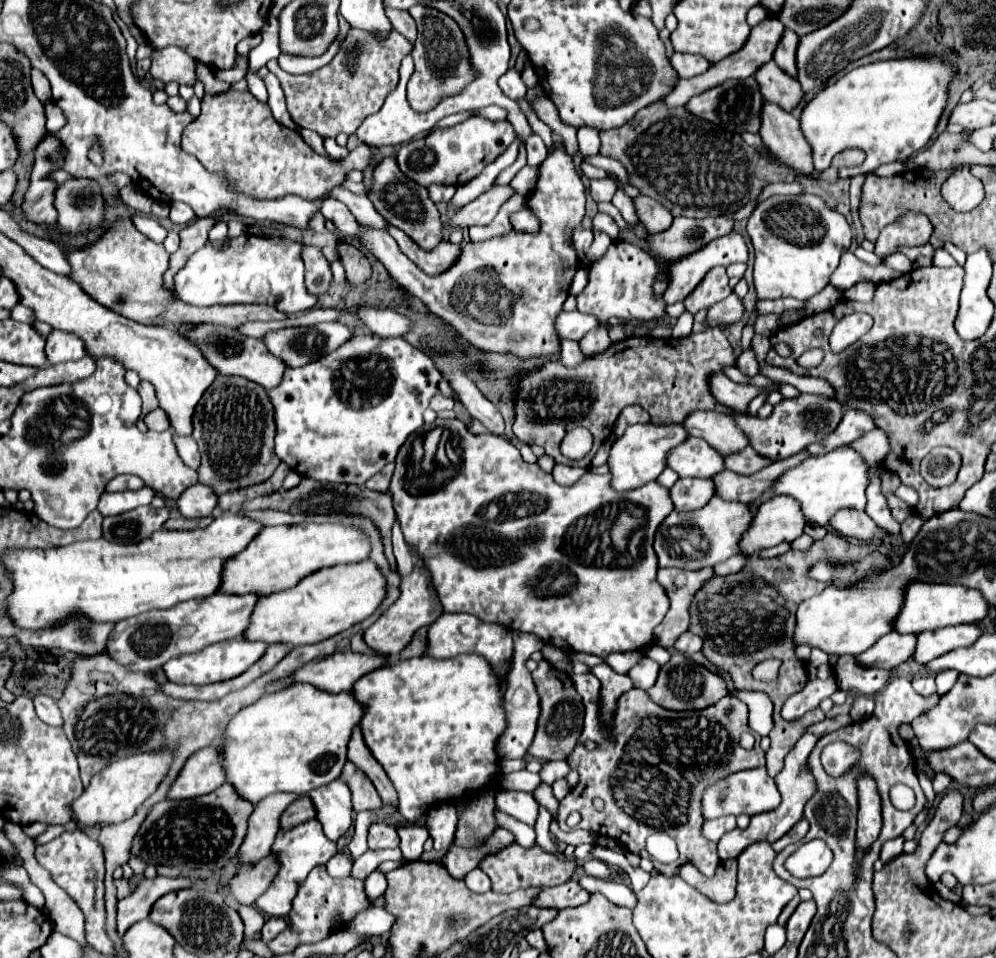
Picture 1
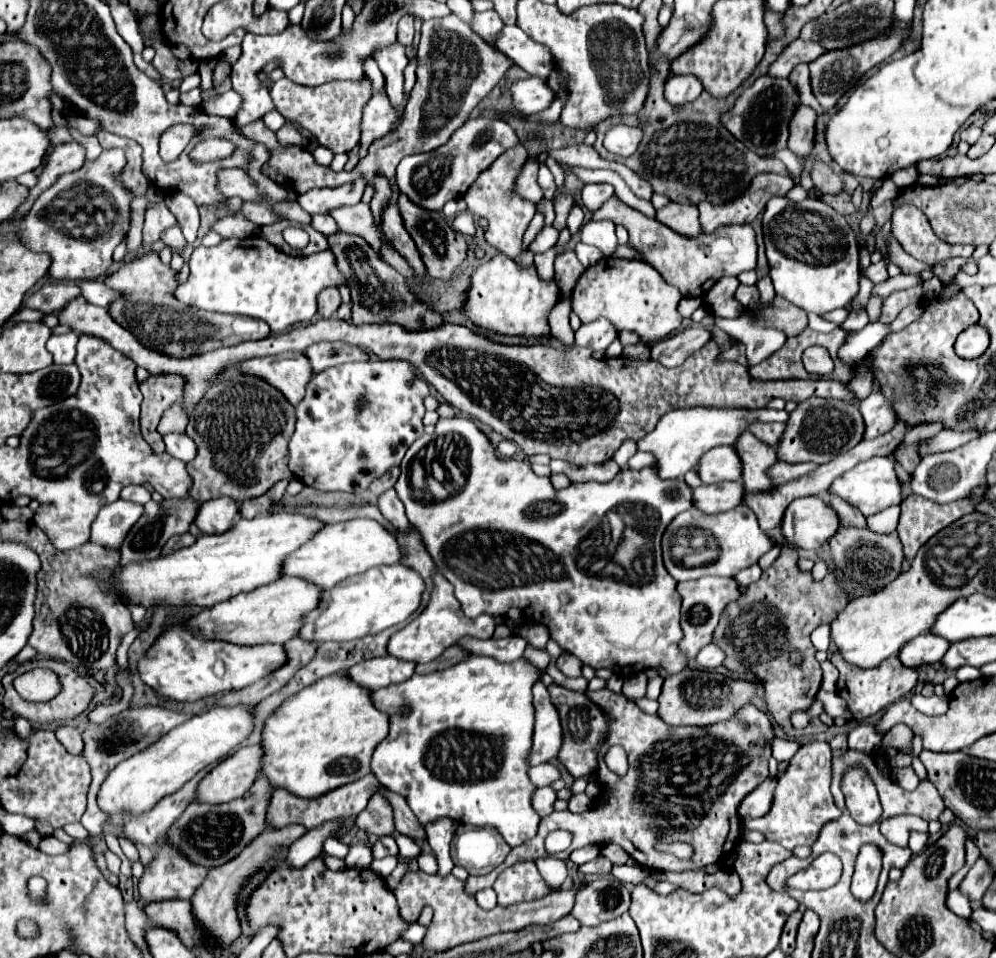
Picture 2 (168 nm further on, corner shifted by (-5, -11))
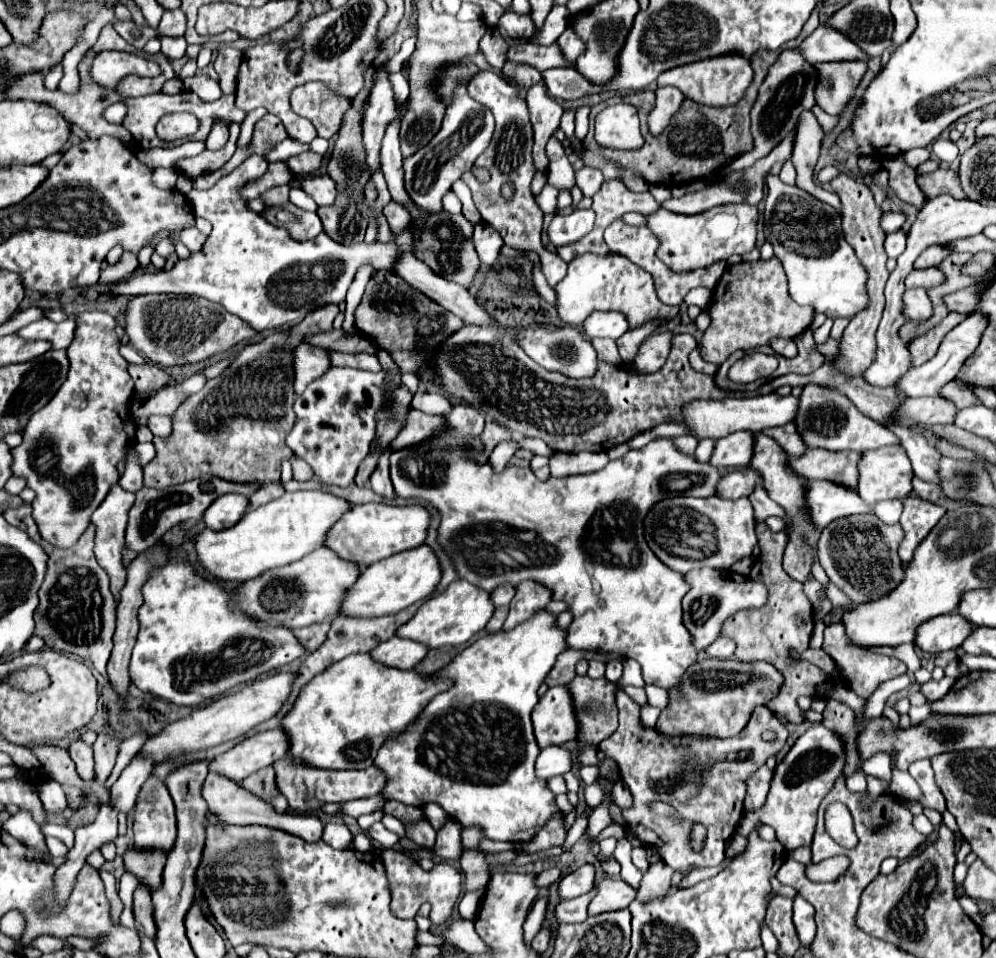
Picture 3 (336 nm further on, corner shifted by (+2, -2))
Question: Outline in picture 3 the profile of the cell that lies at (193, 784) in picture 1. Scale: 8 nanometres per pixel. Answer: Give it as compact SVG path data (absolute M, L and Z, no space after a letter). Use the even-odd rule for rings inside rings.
M282 728L258 732L250 738L244 738L228 752L216 756L208 770L216 772L228 780L242 782L252 772L274 764L276 760L282 760L288 750L288 736L282 732Z

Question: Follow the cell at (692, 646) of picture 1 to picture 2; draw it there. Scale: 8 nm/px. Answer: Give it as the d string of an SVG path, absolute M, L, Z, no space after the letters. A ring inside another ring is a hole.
M715 643L703 647L701 653L697 655L697 663L703 665L705 669L717 669L723 665L723 661L725 661L725 653Z

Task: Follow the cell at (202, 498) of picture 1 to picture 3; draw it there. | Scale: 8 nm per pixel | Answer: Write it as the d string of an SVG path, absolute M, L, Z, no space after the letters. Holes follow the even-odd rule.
M224 494L216 498L204 512L204 522L210 530L224 530L236 524L248 506L248 498L242 494Z

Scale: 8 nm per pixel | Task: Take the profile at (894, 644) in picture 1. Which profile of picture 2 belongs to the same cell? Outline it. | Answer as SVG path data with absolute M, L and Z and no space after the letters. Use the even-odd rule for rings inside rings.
M925 633L915 637L913 641L909 641L901 653L899 659L905 667L921 667L921 665L933 665L939 663L941 657L945 655L945 649L949 649L949 641L945 641L943 637L937 637L933 633Z

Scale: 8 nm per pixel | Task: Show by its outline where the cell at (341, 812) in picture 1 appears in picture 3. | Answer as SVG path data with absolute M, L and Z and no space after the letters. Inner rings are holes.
M290 756L274 762L274 770L276 770L276 786L278 786L280 794L288 800L290 808L300 814L316 812L324 804L330 804L330 802L376 796L380 792L382 784L386 782L386 776L382 776L382 772L378 772L378 768L374 768L374 766L366 768L366 770L352 770L354 774L344 772L344 770L330 772L330 770L320 770L320 768L302 768L300 764L294 764L294 760L290 760Z

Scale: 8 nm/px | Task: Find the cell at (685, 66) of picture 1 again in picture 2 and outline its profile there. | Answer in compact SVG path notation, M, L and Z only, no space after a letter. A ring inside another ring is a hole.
M671 75L665 83L665 99L671 105L685 105L689 101L695 101L701 95L701 91L703 91L701 81L693 75L689 77Z

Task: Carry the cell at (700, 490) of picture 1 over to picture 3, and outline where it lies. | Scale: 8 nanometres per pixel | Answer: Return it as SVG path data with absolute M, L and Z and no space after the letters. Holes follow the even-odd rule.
M748 468L748 470L734 470L724 474L716 484L716 496L738 500L742 496L748 496L754 490L754 484L760 480L760 476Z

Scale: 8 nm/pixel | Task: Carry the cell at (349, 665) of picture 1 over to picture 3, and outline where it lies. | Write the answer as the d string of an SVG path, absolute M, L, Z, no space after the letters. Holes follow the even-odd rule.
M398 636L378 644L374 650L370 650L370 656L380 662L386 664L390 668L400 668L400 670L412 670L424 656L426 656L428 648L424 644L412 642L412 640L402 640Z

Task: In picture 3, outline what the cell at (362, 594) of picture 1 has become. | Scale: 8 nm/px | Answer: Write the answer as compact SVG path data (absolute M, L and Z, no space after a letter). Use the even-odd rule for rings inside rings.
M422 544L418 548L398 552L394 556L378 560L376 564L370 564L360 570L356 582L346 590L346 596L342 598L338 614L350 616L350 618L356 614L366 614L366 618L398 614L400 610L408 608L410 604L432 594L438 580L440 580L438 558L434 556L434 552L428 546Z

